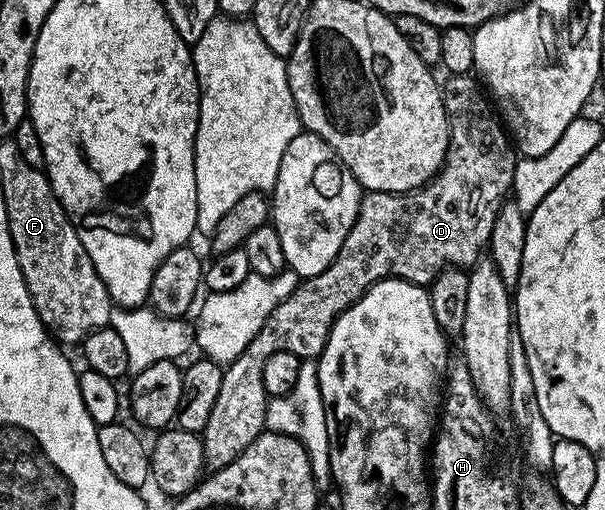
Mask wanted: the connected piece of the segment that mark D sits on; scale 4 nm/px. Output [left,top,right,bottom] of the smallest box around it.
[200,75,516,471]

